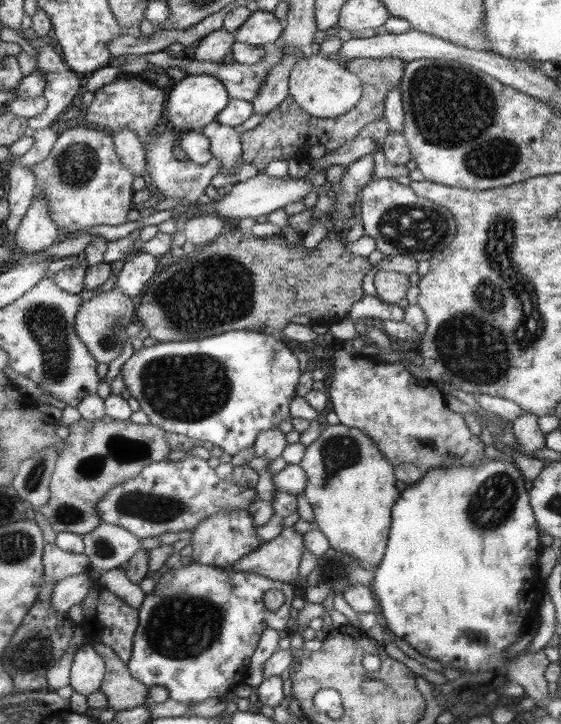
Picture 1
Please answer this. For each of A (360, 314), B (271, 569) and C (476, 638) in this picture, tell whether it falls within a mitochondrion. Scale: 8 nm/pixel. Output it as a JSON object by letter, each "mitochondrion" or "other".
{"A":"other","B":"other","C":"other"}

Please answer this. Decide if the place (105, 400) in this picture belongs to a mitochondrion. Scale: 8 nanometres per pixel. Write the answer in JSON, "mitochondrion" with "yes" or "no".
{"mitochondrion":"no"}

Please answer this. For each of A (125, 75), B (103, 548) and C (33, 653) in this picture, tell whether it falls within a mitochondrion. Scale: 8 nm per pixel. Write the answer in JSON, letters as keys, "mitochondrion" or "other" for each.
{"A":"other","B":"mitochondrion","C":"mitochondrion"}

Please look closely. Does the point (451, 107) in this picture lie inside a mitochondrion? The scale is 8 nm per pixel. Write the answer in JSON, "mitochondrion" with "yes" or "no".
{"mitochondrion":"yes"}

